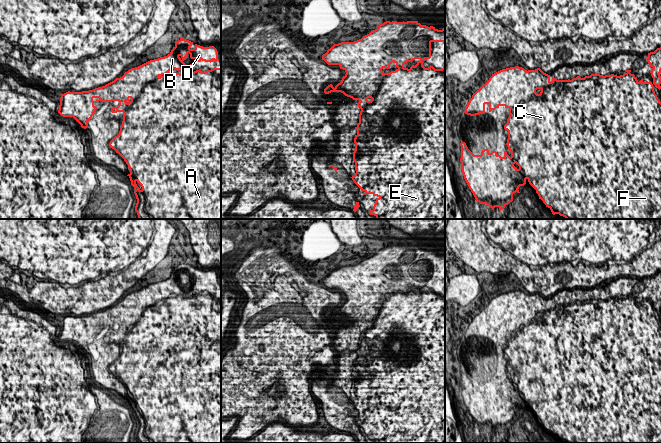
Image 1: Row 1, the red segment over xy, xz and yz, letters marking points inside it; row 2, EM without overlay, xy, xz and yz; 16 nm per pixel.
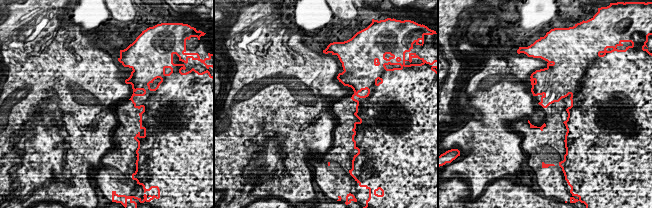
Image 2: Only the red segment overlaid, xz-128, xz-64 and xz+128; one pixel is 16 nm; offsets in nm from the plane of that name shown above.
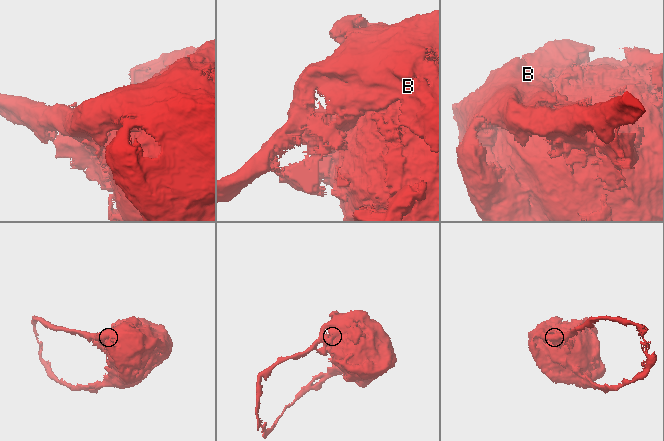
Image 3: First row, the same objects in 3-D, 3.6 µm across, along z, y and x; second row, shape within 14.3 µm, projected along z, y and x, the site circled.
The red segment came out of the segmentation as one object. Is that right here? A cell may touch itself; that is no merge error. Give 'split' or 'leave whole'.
split

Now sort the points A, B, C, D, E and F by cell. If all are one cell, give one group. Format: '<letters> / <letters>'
A C D E F / B

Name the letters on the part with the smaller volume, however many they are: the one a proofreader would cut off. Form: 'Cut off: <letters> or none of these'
Cut off: B

